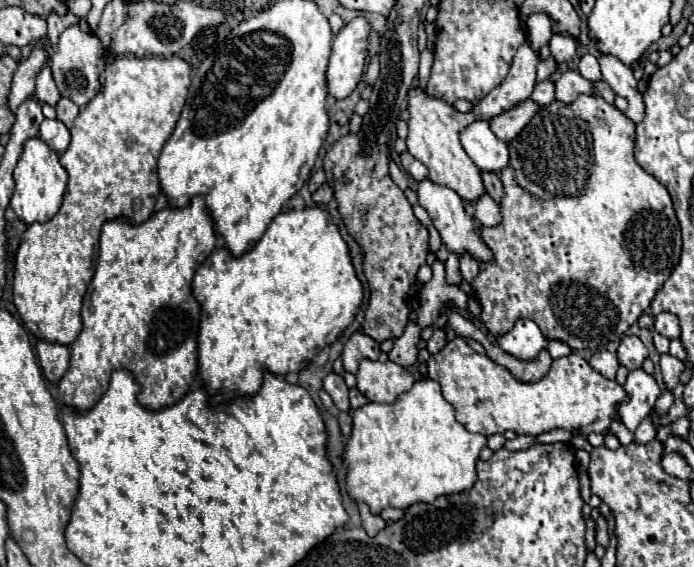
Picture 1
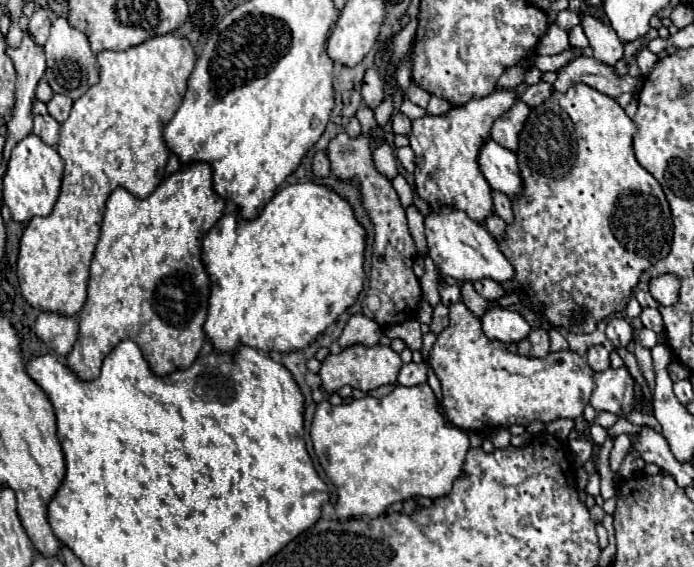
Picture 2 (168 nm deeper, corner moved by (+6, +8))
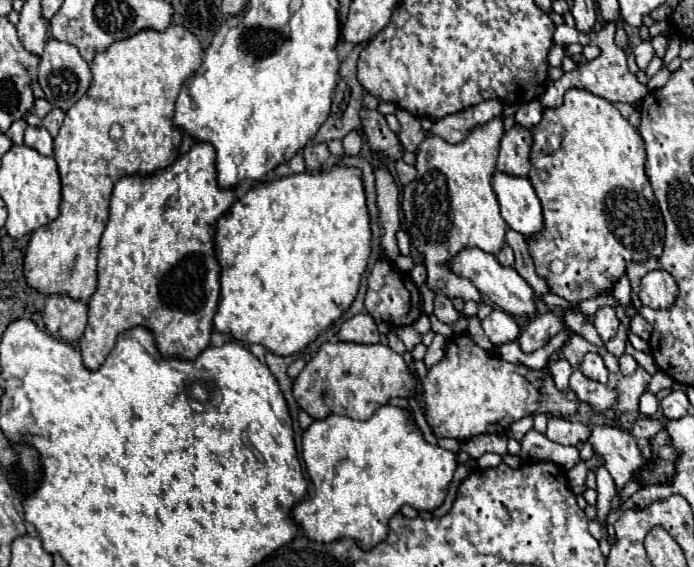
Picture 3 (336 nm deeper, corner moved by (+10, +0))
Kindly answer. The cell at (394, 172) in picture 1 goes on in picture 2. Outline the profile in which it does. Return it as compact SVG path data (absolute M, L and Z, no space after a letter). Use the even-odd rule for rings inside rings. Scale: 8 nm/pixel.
M396 175L396 177L392 179L392 185L394 185L394 189L396 189L396 191L398 191L398 195L400 195L402 207L408 207L408 205L412 203L412 197L414 197L414 193L412 193L410 185L406 183L406 179L404 179L402 175Z

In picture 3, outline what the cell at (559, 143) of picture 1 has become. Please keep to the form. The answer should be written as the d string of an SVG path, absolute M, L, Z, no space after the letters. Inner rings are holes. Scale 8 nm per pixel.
M568 89L564 95L564 103L556 108L554 119L552 113L546 113L548 119L544 123L532 127L532 137L534 137L534 147L532 147L532 169L528 173L530 183L534 185L540 201L542 201L542 211L544 211L544 231L530 241L530 255L534 257L536 273L542 275L548 281L548 287L552 293L564 297L570 303L578 303L582 299L592 299L596 297L602 289L610 289L620 275L624 275L628 261L646 261L648 257L658 257L662 253L662 243L664 243L664 219L660 213L660 207L656 203L656 197L652 193L648 175L646 175L646 153L644 153L644 143L640 133L620 115L620 111L606 99L596 97L594 93L588 93L586 89Z

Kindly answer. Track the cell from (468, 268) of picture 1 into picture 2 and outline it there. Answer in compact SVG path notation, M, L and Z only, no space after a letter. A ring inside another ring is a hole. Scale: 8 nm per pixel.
M462 281L462 283L460 283L460 291L462 291L462 301L464 301L464 305L466 305L476 317L482 317L484 311L488 309L490 301L482 299L482 297L474 291L474 287L472 287L470 281Z

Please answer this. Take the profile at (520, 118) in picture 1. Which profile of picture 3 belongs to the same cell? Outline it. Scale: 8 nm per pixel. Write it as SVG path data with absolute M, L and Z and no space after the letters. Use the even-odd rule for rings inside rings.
M512 127L508 133L504 133L500 141L500 157L496 169L504 169L504 173L516 173L516 177L526 177L532 169L532 163L528 161L530 151L530 131L524 127Z

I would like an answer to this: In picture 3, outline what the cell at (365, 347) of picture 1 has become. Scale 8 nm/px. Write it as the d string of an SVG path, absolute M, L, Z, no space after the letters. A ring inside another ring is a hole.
M358 313L352 319L344 321L338 339L340 341L352 341L352 343L378 343L378 327L372 315Z

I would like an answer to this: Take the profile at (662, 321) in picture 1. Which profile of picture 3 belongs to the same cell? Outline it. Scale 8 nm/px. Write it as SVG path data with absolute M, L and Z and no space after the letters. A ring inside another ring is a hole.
M636 313L636 315L630 319L630 331L636 333L636 335L638 335L640 339L644 339L644 341L648 341L648 337L650 337L650 333L652 333L650 325L644 321L644 317L640 317L640 313Z

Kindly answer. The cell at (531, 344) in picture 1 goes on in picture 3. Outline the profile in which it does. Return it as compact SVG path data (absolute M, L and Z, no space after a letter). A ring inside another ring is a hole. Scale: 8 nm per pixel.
M494 309L488 317L482 319L482 329L486 333L486 337L494 343L494 345L504 345L510 343L518 337L520 329L518 323L512 315L504 313L502 309Z

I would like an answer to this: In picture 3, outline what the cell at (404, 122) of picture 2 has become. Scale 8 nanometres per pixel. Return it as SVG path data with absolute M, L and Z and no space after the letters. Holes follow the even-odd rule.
M398 109L396 111L396 117L398 117L400 125L402 125L402 131L398 135L400 137L400 143L404 145L406 151L416 153L418 147L420 147L420 143L426 139L426 135L422 131L422 125L420 125L420 119L414 117L414 115L410 115L404 109Z

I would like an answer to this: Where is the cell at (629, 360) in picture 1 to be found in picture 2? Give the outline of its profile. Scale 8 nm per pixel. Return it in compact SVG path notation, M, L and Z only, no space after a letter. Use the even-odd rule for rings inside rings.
M612 317L612 319L608 321L606 335L608 335L608 339L612 341L614 349L626 347L626 345L632 341L632 337L634 337L630 323L624 321L624 319L620 319L620 317Z

